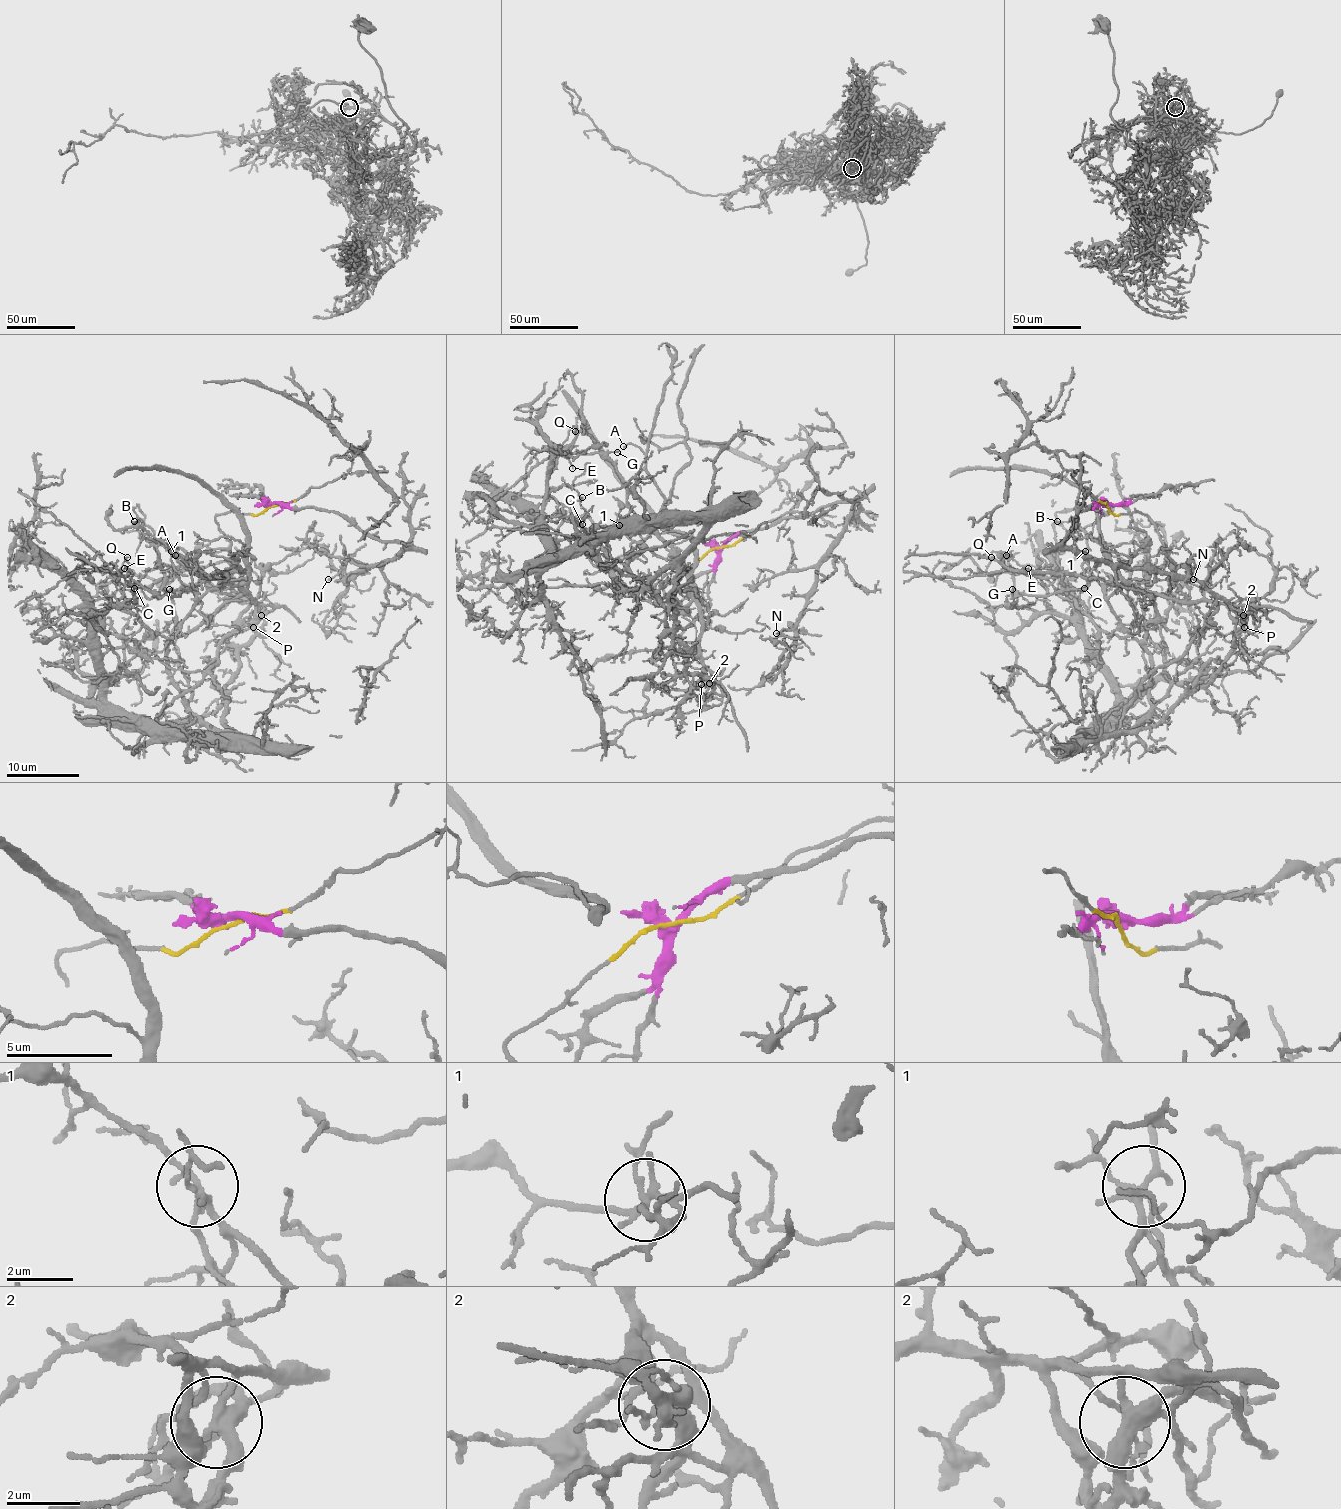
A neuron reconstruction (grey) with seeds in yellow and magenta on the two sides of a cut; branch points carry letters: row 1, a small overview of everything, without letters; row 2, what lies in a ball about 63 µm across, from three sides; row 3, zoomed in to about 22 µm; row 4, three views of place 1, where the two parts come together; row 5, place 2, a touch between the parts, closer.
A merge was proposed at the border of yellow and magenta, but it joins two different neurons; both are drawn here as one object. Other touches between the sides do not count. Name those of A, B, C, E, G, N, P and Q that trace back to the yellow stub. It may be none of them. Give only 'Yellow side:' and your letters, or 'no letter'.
Yellow side: A, B, C, E, G, P, Q

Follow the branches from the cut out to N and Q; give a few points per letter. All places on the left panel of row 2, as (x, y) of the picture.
N: (271, 505), (345, 514), (380, 540), (405, 545), (360, 573), (327, 580)
Q: (271, 505), (215, 518), (244, 593), (202, 580), (160, 594), (113, 573), (128, 573), (128, 556)

